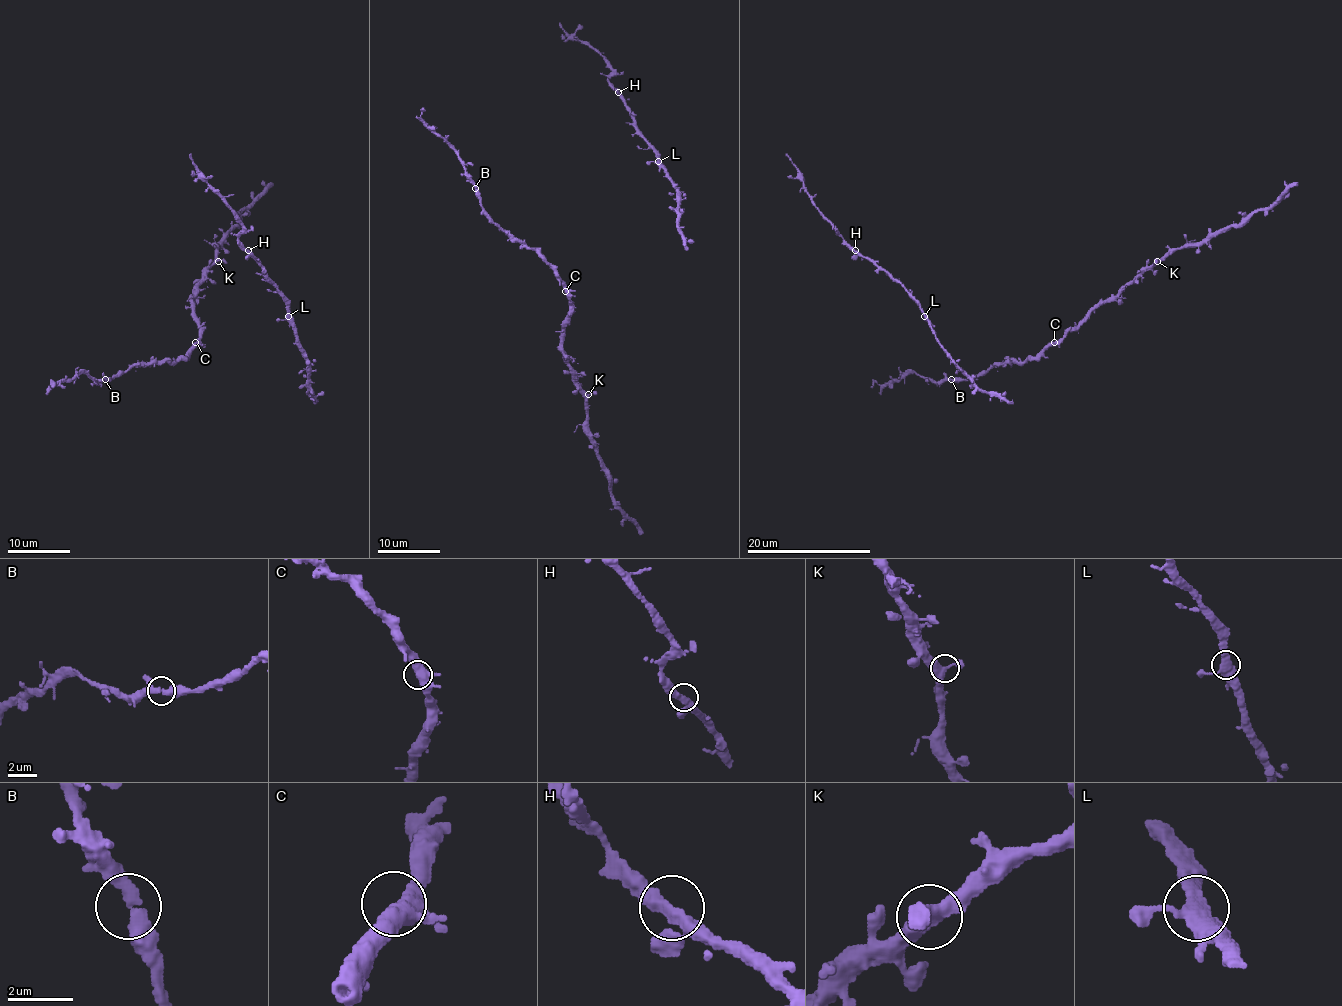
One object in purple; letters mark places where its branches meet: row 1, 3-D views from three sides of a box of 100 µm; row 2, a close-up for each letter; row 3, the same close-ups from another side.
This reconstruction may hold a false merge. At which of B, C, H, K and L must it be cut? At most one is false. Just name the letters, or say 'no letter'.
no letter

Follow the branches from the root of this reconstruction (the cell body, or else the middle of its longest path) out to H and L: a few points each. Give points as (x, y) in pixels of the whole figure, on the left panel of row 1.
H: (308, 393), (308, 360), (296, 337), (290, 301), (266, 278), (260, 264), (248, 250)
L: (308, 393), (307, 354), (300, 348), (288, 315)

